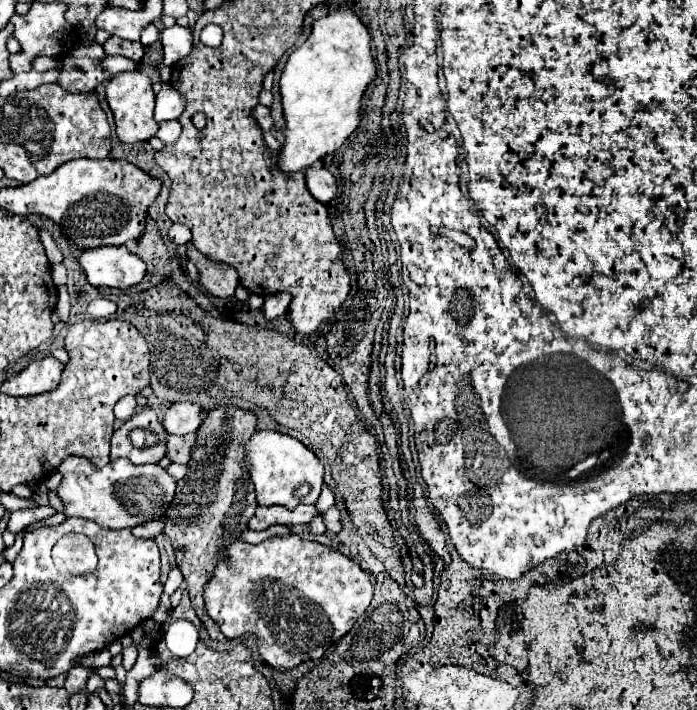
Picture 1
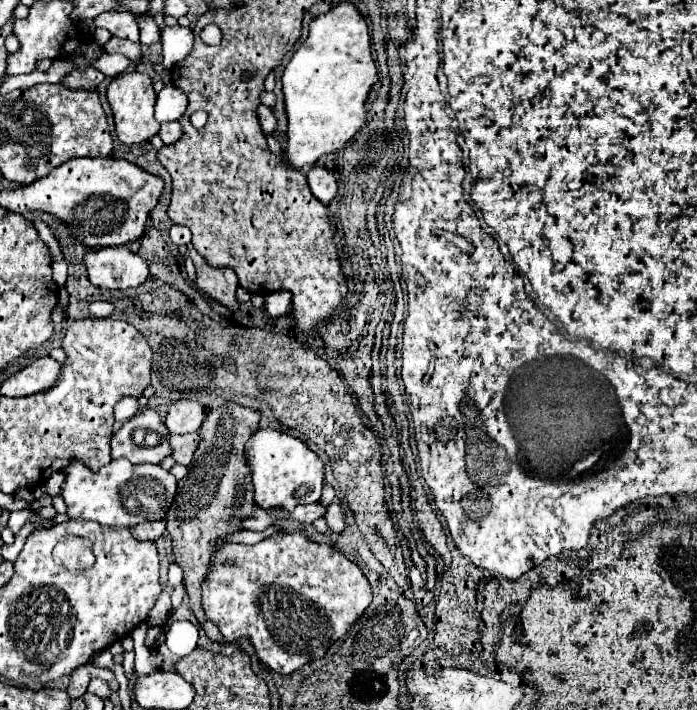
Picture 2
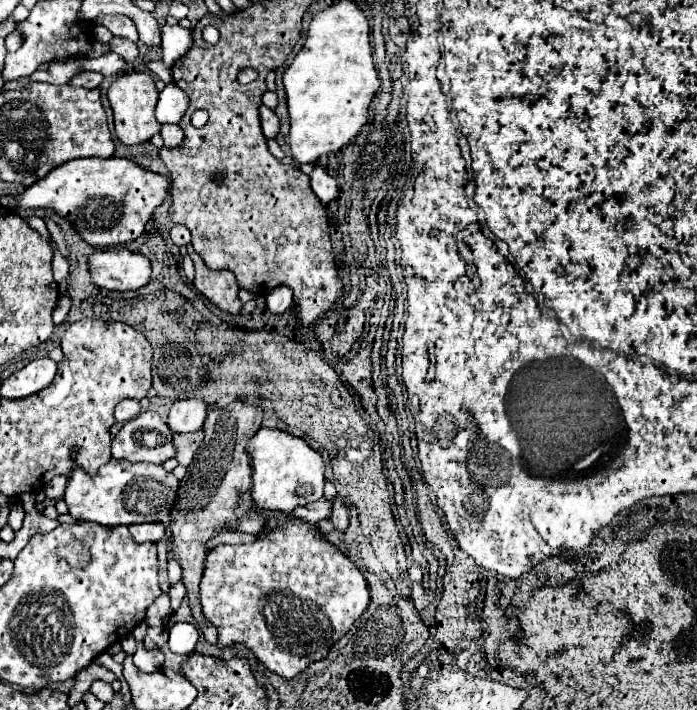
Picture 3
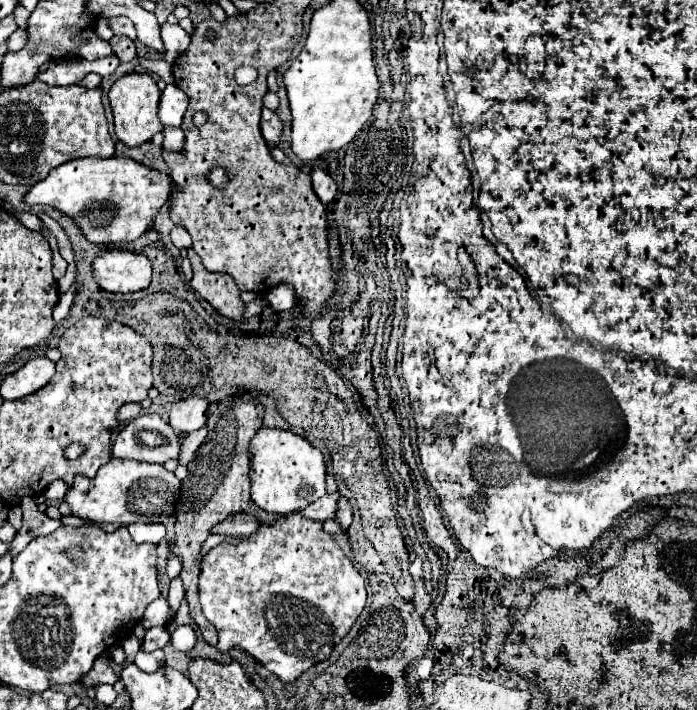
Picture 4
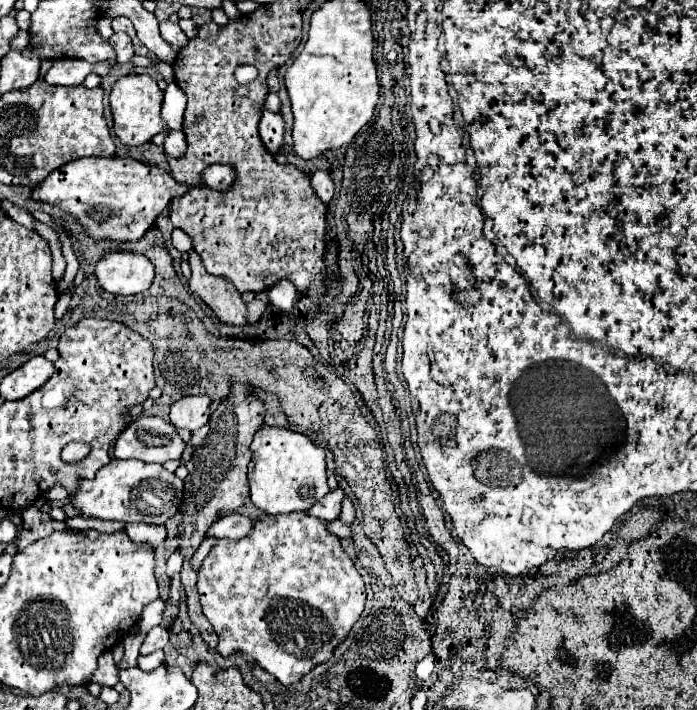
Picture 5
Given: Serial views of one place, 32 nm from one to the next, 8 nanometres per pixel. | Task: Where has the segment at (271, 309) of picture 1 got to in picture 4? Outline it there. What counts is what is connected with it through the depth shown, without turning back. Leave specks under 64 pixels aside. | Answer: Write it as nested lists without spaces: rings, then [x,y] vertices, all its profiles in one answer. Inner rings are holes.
[[[278,284],[276,288],[272,288],[272,290],[266,294],[266,300],[268,300],[268,306],[270,306],[274,312],[290,310],[290,308],[296,304],[294,288],[288,286],[288,284]]]

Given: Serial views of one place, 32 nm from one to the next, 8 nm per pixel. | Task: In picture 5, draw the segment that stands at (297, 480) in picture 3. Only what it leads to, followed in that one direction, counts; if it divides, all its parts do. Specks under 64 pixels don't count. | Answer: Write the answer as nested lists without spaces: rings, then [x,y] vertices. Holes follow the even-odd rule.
[[[260,428],[250,446],[254,470],[248,472],[252,502],[266,514],[290,514],[304,512],[324,494],[326,484],[326,460],[324,450],[310,438],[286,430],[286,428]]]

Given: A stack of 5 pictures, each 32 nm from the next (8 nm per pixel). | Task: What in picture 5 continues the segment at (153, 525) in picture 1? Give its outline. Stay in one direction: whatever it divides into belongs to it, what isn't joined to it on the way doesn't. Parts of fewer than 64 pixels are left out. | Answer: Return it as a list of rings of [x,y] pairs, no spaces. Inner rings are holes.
[[[128,524],[126,526],[128,536],[136,544],[152,544],[158,546],[166,540],[166,526],[148,526],[148,524]]]

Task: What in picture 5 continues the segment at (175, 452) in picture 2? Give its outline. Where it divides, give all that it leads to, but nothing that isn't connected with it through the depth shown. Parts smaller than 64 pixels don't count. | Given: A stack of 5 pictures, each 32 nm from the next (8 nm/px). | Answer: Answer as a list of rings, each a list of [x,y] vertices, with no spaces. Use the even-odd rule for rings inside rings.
[[[205,425],[202,428],[192,432],[192,436],[190,436],[190,440],[186,442],[186,448],[184,448],[184,452],[182,452],[182,458],[180,458],[180,462],[182,462],[182,464],[186,464],[186,462],[192,458],[192,452],[194,452],[194,448],[202,444],[202,440],[205,440],[209,431],[209,426]]]

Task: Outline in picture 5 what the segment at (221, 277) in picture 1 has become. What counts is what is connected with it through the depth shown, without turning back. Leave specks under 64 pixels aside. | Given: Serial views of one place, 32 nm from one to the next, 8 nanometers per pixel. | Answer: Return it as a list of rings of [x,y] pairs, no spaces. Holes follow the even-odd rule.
[[[194,250],[188,252],[188,260],[192,266],[192,276],[188,280],[190,290],[200,296],[222,322],[242,326],[246,322],[246,304],[242,302],[240,292],[232,288],[232,282],[208,274]]]

